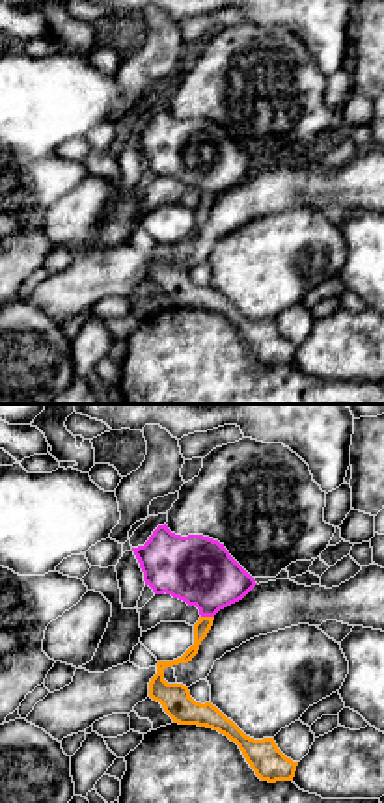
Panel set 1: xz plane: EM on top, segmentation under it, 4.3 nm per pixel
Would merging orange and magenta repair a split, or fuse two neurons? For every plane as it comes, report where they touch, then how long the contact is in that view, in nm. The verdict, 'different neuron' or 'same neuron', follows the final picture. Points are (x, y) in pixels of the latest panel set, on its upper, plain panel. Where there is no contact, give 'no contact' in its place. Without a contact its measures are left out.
(207, 200) | 60 nm

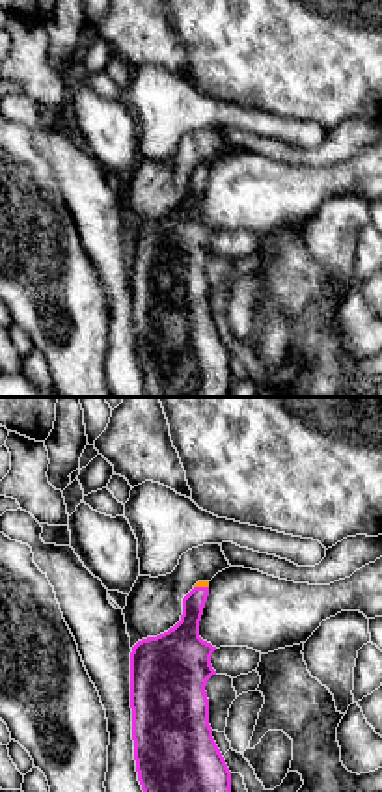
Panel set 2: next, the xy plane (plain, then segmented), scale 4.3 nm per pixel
(202, 168) | 60 nm

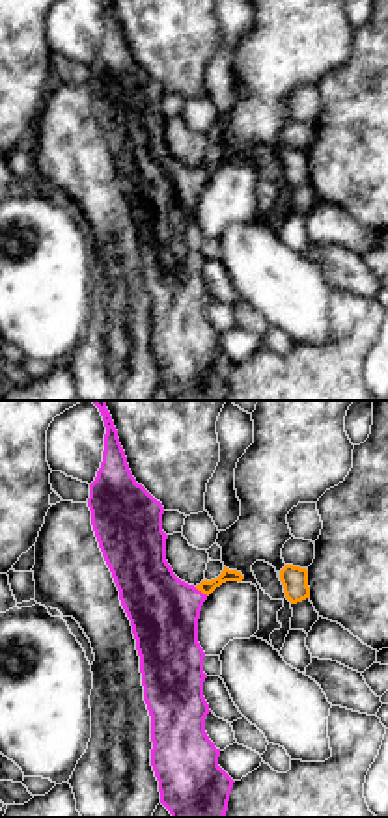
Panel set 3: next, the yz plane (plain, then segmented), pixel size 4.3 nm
(202, 174) | 70 nm

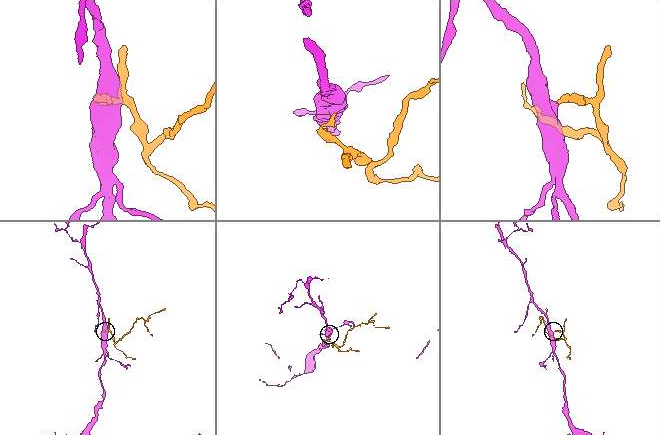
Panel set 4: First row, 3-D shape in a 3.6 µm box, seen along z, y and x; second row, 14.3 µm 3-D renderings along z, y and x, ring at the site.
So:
same neuron

